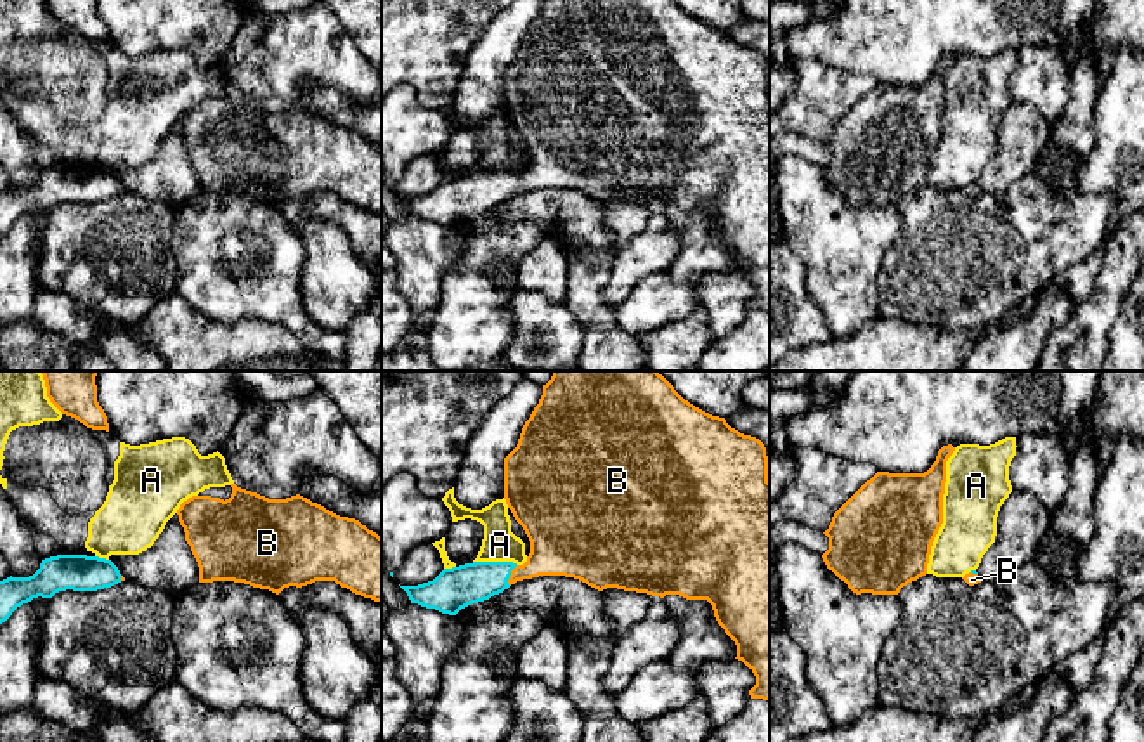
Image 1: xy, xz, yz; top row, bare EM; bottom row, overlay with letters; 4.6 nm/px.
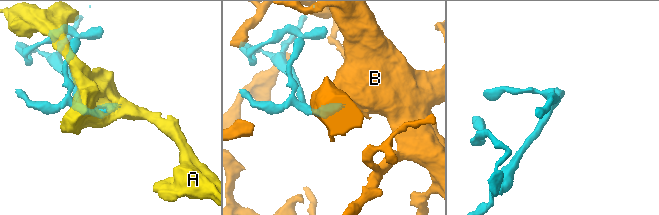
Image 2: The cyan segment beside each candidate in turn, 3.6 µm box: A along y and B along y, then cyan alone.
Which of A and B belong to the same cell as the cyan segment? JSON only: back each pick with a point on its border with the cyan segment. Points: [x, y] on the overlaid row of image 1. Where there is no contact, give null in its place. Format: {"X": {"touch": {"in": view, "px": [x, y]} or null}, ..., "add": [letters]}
{"B": {"touch": {"in": "xz", "px": [510, 574]}}, "add": ["B"]}

